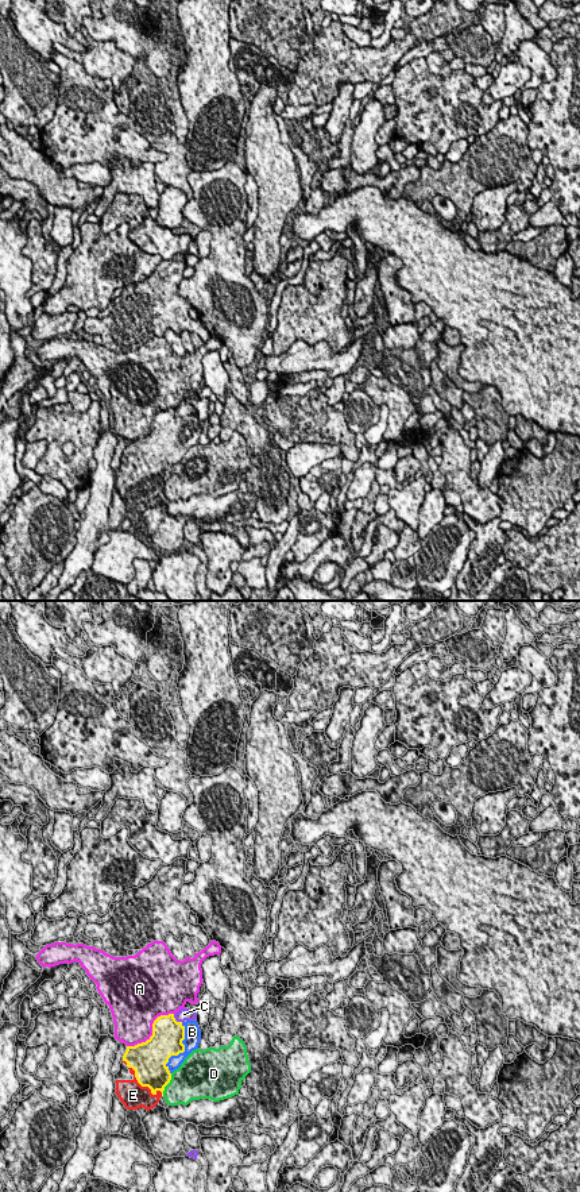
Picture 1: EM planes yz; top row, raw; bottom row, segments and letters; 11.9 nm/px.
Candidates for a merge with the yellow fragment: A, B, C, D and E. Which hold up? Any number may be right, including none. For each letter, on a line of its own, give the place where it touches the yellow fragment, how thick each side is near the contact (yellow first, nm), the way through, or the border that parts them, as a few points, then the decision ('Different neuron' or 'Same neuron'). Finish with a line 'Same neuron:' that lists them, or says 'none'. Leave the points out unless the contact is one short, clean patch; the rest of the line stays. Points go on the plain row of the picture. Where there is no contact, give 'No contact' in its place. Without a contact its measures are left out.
A: Touches yellow at yz (153, 425). Thickness 380 nm (yellow) against 440 nm. Different neuron
B: Touches yellow at yz (182, 447). Thickness 380 nm (yellow) against 190 nm. Same neuron
C: Touches yellow at yz (174, 415). Thickness 380 nm (yellow) against 160 nm. Different neuron
D: Touches yellow at yz (167, 478). Thickness 380 nm (yellow) against 420 nm. Different neuron
E: Touches yellow at yz (143, 481). Thickness 380 nm (yellow) against 320 nm. Same neuron
Same neuron: B, E

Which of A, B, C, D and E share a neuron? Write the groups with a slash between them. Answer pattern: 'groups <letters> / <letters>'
groups A D / B E / C

